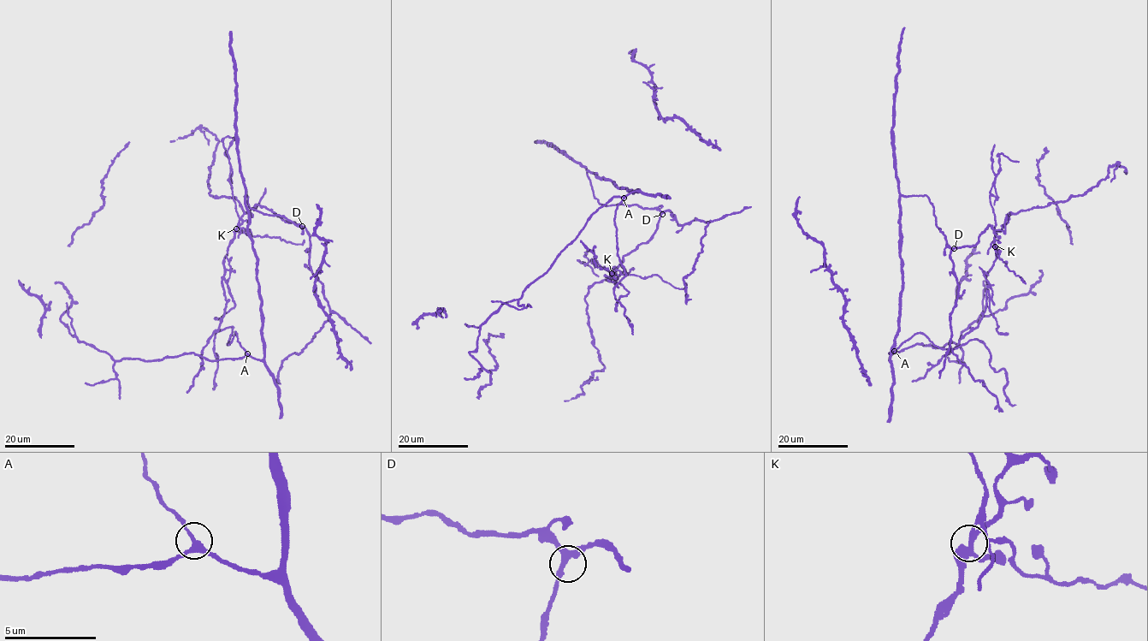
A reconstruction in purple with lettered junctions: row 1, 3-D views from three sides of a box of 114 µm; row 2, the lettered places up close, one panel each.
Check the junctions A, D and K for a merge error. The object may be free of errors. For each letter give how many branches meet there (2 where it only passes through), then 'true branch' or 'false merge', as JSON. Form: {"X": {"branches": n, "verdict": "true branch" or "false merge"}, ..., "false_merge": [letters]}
{"A": {"branches": 3, "verdict": "true branch"}, "D": {"branches": 3, "verdict": "true branch"}, "K": {"branches": 3, "verdict": "false merge"}, "false_merge": ["K"]}

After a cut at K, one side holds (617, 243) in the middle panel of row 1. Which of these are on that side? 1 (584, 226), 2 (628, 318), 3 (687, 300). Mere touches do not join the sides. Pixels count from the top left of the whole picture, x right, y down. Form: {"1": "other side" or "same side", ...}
{"1": "same side", "2": "same side", "3": "same side"}

